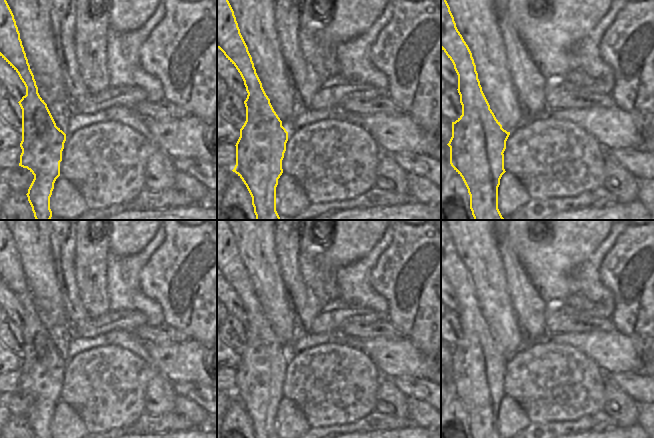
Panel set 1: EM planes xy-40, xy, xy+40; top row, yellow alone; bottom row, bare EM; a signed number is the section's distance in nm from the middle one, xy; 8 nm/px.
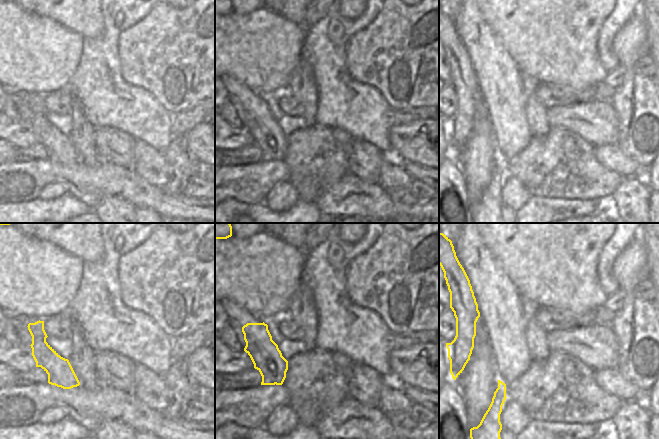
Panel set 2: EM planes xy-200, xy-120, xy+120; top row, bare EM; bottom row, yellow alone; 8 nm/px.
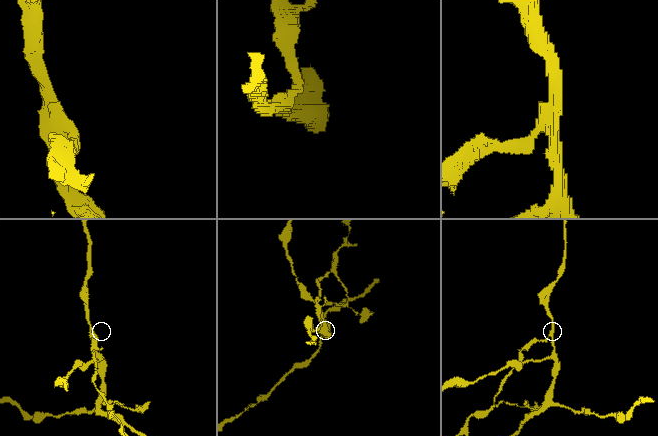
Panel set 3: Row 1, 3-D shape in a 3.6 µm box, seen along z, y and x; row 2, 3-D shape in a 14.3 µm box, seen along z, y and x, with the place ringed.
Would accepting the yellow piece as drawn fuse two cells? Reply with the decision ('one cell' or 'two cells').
two cells

